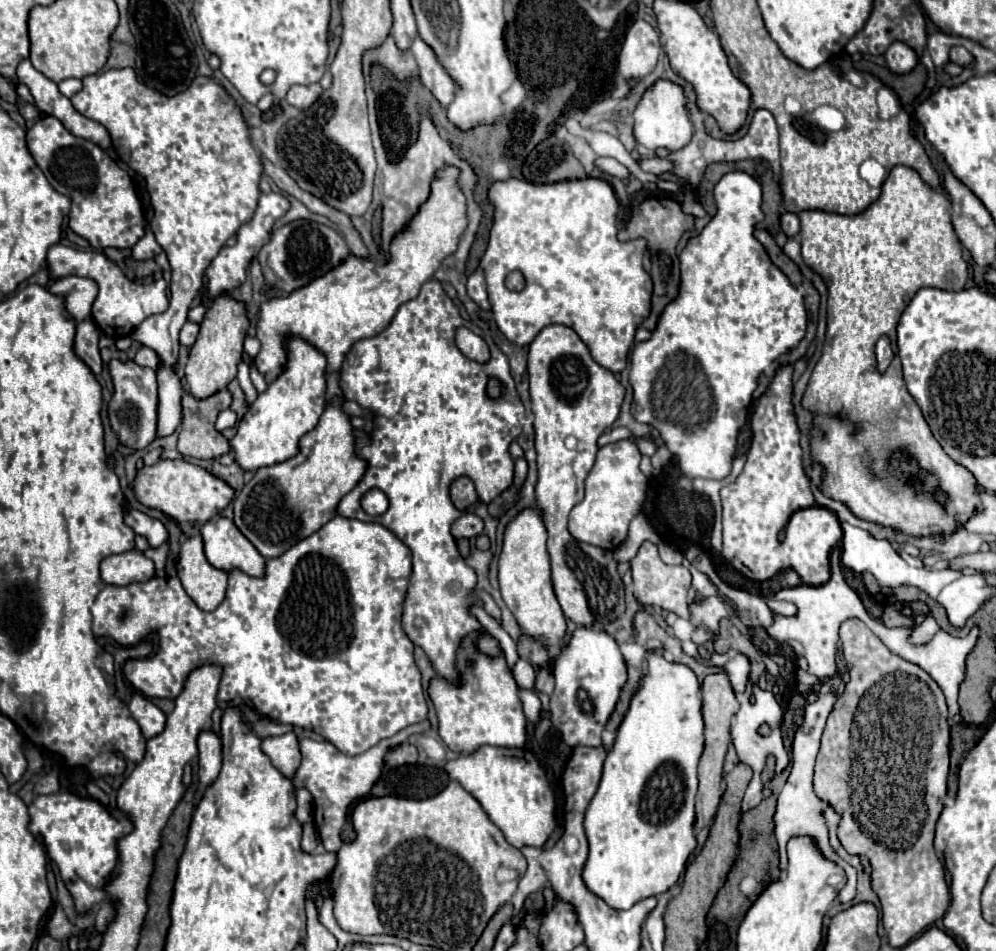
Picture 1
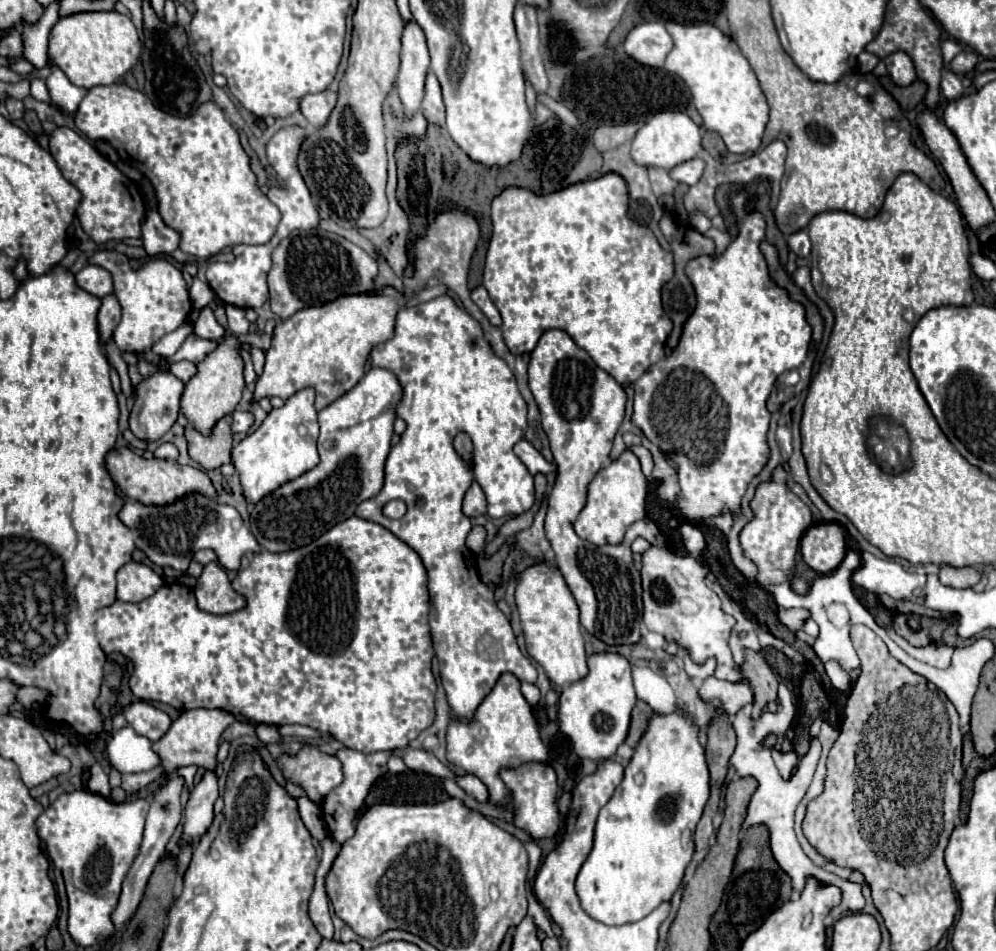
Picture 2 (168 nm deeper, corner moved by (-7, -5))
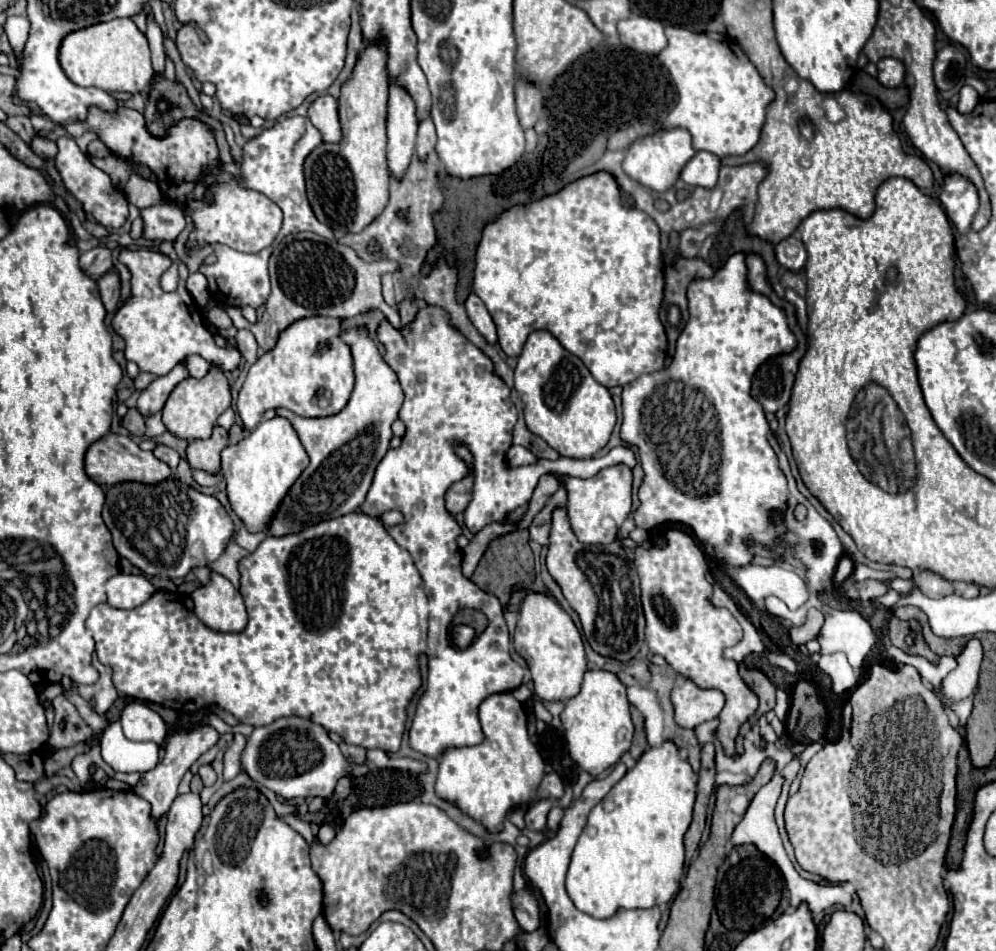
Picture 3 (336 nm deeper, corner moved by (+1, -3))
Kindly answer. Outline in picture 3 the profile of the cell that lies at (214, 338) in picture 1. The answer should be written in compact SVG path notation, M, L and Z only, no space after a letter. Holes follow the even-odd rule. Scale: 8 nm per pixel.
M213 365L203 379L185 379L169 395L163 407L163 423L169 433L179 439L207 439L215 427L217 417L231 405L231 391L223 371Z

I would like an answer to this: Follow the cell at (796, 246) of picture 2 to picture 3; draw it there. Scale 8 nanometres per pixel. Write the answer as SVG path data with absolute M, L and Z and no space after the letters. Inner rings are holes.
M791 235L789 239L783 239L779 245L775 245L775 255L777 255L777 261L793 273L799 273L807 261L805 245L795 235Z

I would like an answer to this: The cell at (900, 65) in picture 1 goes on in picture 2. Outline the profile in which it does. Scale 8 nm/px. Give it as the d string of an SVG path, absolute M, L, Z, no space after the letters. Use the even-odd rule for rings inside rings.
M897 51L897 53L889 55L889 57L885 59L885 65L887 65L887 69L889 69L889 75L891 75L893 83L897 83L897 85L901 85L901 87L911 85L911 83L917 79L913 61L911 61L909 55L903 53L903 51Z

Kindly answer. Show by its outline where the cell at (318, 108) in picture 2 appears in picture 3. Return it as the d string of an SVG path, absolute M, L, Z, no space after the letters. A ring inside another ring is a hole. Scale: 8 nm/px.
M319 95L313 101L313 105L309 107L309 119L321 131L323 141L327 143L341 141L343 133L341 133L341 123L339 123L337 101L331 95Z

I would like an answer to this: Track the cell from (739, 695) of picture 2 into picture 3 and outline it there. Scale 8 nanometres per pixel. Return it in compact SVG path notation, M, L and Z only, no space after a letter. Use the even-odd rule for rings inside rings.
M685 681L683 685L675 685L671 691L671 703L675 707L675 723L693 729L705 721L715 719L723 705L725 695L721 691L701 691L695 683Z

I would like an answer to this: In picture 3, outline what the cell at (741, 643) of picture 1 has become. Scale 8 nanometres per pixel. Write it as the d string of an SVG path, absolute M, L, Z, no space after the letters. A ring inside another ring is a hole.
M743 663L739 665L741 677L747 683L747 687L757 695L759 699L759 709L755 719L759 719L761 715L765 715L767 711L771 711L775 707L775 685L757 669L747 669Z

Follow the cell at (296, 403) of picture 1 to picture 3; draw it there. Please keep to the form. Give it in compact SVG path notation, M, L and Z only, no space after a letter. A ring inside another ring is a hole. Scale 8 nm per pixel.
M283 417L271 421L261 421L259 427L249 433L237 445L225 447L221 453L221 473L227 483L227 497L231 509L239 515L249 533L267 531L275 511L287 497L287 491L297 481L297 477L309 465L309 457L293 431L291 423Z

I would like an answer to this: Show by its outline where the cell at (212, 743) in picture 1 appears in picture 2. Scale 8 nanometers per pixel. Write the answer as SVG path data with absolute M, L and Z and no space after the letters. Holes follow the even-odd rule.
M205 771L201 783L195 785L195 789L189 795L189 803L185 809L187 823L185 823L181 841L197 843L199 837L209 829L209 825L213 821L213 803L217 801L217 797L219 797L217 773Z

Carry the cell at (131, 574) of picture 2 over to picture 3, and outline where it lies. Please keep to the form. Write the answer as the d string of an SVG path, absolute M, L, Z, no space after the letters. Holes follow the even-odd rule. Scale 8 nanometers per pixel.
M119 573L105 583L107 603L115 609L133 609L145 603L153 593L155 587L147 581L145 575L127 575Z

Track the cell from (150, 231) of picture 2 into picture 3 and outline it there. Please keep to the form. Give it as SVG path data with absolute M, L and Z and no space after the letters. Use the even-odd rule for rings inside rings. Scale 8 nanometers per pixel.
M161 201L153 207L143 209L145 237L159 241L175 241L175 237L185 229L185 211L173 201Z

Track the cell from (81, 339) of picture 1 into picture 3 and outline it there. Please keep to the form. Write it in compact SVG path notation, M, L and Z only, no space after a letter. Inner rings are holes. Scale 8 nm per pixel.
M107 271L105 275L99 277L97 285L99 285L101 299L103 299L103 305L105 305L107 313L113 313L115 307L117 307L117 301L119 301L119 293L121 293L119 273L117 271Z

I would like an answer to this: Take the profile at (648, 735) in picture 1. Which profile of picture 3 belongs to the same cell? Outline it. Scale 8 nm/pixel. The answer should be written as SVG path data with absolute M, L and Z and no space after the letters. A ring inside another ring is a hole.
M665 741L661 747L649 747L637 765L589 813L589 821L575 845L567 873L567 891L575 907L597 919L607 919L617 909L647 909L669 903L677 895L683 875L683 835L691 823L693 803L695 773L691 765L679 757L675 743Z

